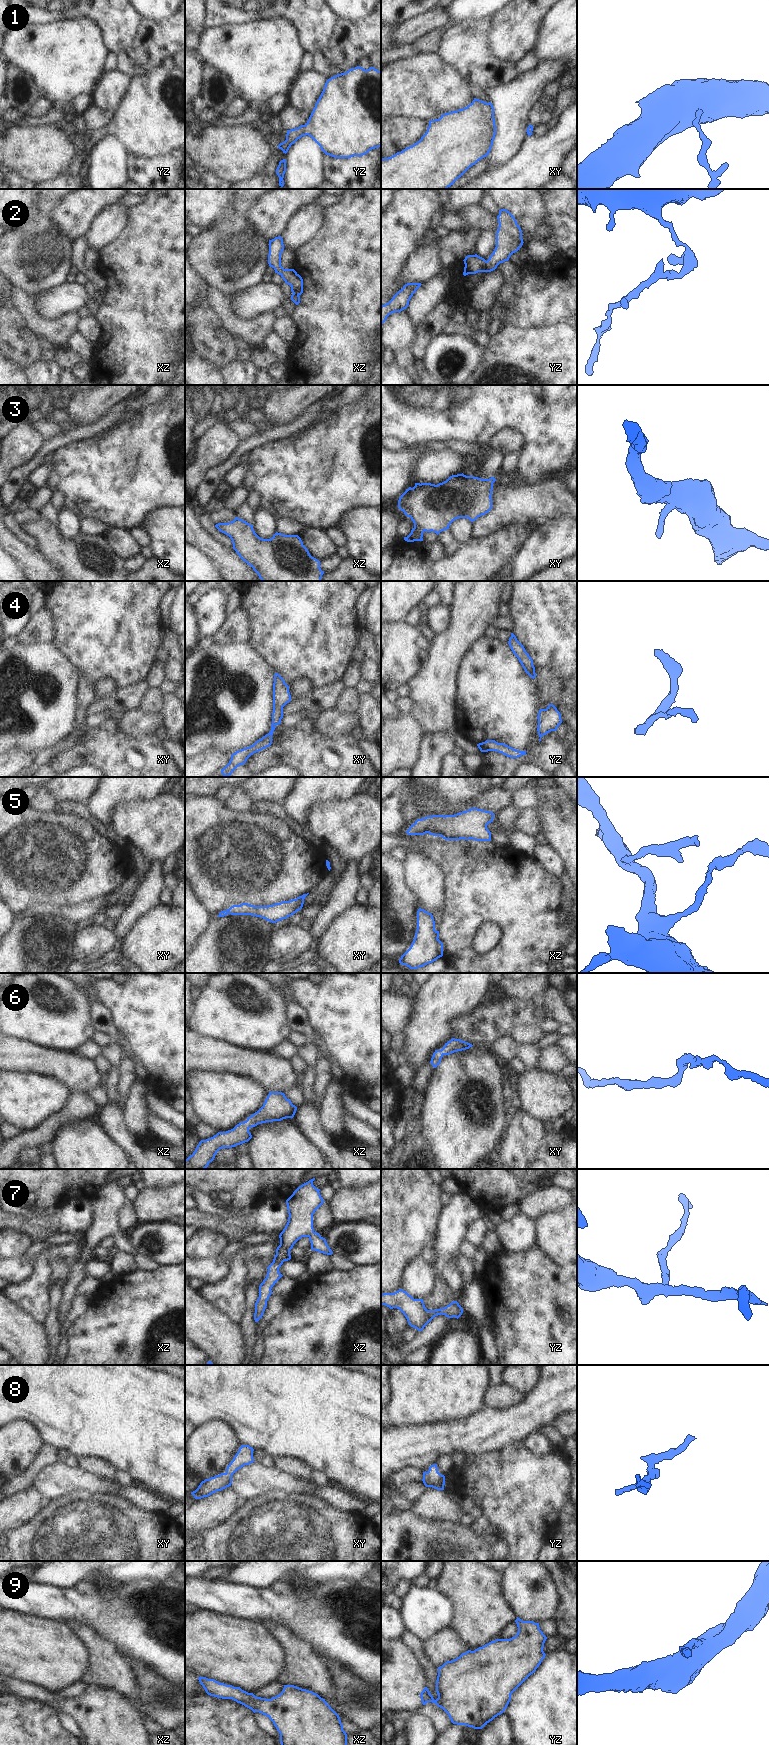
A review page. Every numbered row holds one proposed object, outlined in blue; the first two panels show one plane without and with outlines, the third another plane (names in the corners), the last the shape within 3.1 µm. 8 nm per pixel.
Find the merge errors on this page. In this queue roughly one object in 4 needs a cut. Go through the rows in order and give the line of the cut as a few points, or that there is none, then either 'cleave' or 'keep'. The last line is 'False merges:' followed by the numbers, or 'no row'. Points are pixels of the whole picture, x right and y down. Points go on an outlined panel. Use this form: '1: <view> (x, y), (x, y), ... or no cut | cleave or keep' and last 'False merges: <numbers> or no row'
1: no cut | keep
2: yz (487, 261), (485, 271) | cleave
3: no cut | keep
4: no cut | keep
5: no cut | keep
6: no cut | keep
7: no cut | keep
8: no cut | keep
9: no cut | keep
False merges: 2

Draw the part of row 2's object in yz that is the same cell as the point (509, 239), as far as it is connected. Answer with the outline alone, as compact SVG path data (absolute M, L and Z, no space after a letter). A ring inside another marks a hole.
M506 209L499 210L496 247L487 260L486 272L491 272L500 263L508 261L510 256L523 245L522 230L514 216Z

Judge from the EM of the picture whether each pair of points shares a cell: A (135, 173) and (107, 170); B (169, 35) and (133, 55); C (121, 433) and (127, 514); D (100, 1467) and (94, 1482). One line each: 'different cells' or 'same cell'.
A: different cells
B: same cell
C: same cell
D: different cells

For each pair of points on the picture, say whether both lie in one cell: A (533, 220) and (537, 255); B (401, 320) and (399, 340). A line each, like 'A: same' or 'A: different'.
A: same
B: same

